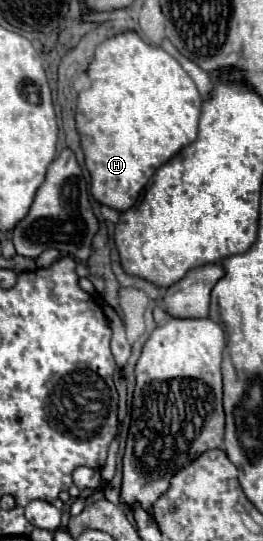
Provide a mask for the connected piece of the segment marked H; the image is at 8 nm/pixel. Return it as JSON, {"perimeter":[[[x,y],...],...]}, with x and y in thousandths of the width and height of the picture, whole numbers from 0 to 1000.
{"perimeter":[[[460,59],[361,89],[331,140],[346,159],[300,170],[285,233],[346,322],[346,359],[452,392],[498,384],[597,307],[749,255],[764,174],[620,89],[559,81],[521,59]]]}

